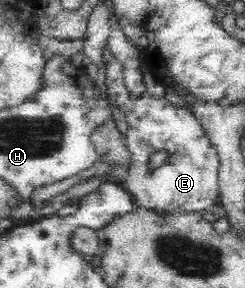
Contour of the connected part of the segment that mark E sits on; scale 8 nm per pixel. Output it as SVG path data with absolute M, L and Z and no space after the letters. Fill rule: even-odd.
M107 39L101 57L105 68L106 97L124 113L127 123L127 134L124 138L125 147L130 152L130 161L128 171L126 171L126 191L134 198L136 205L145 210L163 213L182 208L184 212L199 212L204 215L207 207L216 205L219 201L219 158L200 122L190 113L190 110L182 106L176 107L164 98L149 97L147 93L140 98L132 98L125 86L123 65L112 55ZM158 151L168 153L168 159L164 165L152 170L149 167L150 155Z

